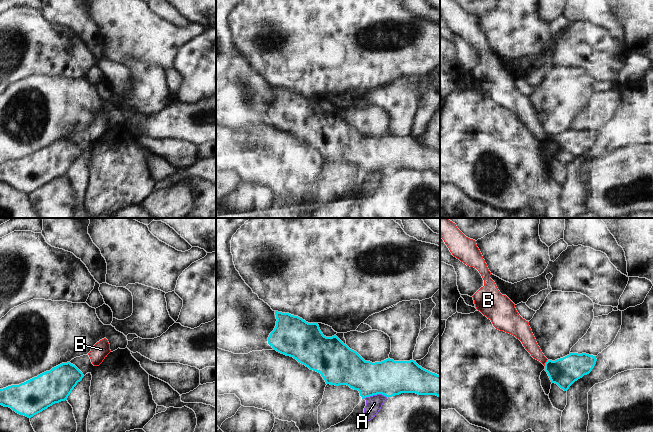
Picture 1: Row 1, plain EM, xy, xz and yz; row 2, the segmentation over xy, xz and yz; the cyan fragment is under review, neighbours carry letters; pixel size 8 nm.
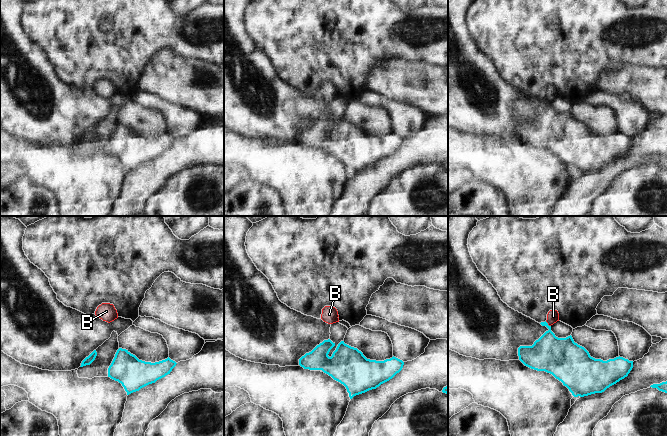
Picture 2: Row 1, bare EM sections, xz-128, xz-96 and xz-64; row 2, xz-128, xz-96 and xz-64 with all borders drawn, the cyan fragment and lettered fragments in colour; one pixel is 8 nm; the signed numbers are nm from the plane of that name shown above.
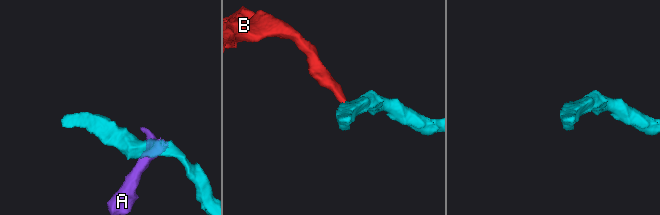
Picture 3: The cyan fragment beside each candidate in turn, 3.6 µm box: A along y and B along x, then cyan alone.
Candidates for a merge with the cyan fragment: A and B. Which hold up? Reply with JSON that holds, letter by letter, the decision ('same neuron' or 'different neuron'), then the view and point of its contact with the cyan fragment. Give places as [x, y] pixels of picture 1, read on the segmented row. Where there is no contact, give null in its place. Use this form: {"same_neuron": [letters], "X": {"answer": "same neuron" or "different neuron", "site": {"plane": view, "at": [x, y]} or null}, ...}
{"same_neuron": [], "A": {"answer": "different neuron", "site": {"plane": "xz", "at": [374, 394]}}, "B": {"answer": "different neuron", "site": {"plane": "yz", "at": [546, 362]}}}

